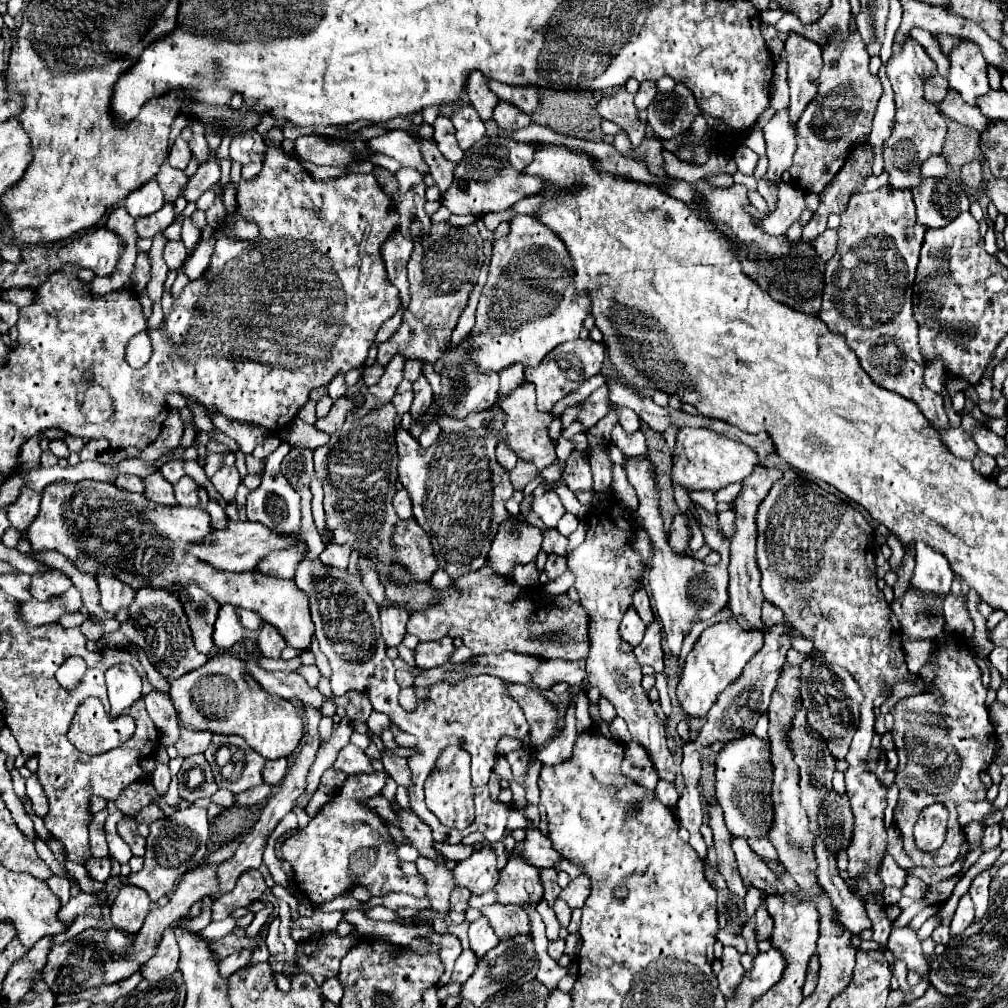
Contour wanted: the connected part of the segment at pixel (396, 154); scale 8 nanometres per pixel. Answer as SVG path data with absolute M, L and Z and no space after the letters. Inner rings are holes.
M389 130L383 136L365 140L365 144L371 152L383 152L399 160L403 166L419 170L421 174L429 172L425 160L421 160L421 152L417 152L417 142L405 130Z

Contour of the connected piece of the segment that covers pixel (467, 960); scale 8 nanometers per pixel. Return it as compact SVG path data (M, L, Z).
M463 950L461 956L459 956L457 962L455 962L451 982L459 982L459 984L463 984L463 982L473 974L475 966L477 966L477 956L473 956L471 950Z

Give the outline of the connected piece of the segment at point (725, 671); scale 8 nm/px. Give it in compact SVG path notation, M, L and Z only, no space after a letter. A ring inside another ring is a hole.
M731 618L705 628L699 640L695 642L693 650L685 658L683 676L677 686L677 700L681 710L689 718L705 718L711 706L717 702L717 696L737 680L737 676L743 672L751 656L755 656L761 650L761 644L763 644L763 632L743 630Z

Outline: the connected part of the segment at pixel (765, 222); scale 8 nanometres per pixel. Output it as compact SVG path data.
M781 182L777 186L777 208L773 214L761 218L761 228L763 232L771 236L781 236L795 220L798 220L802 212L806 209L805 191L798 186L793 186L791 182Z

